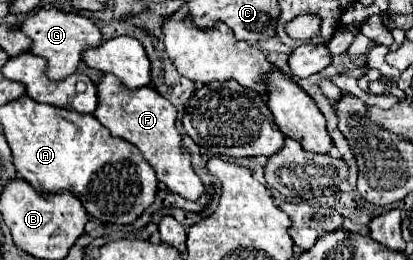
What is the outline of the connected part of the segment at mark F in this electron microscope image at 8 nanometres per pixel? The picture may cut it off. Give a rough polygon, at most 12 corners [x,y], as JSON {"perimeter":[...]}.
{"perimeter":[[106,73],[94,117],[136,145],[172,193],[204,185],[182,149],[176,109],[154,87]]}

